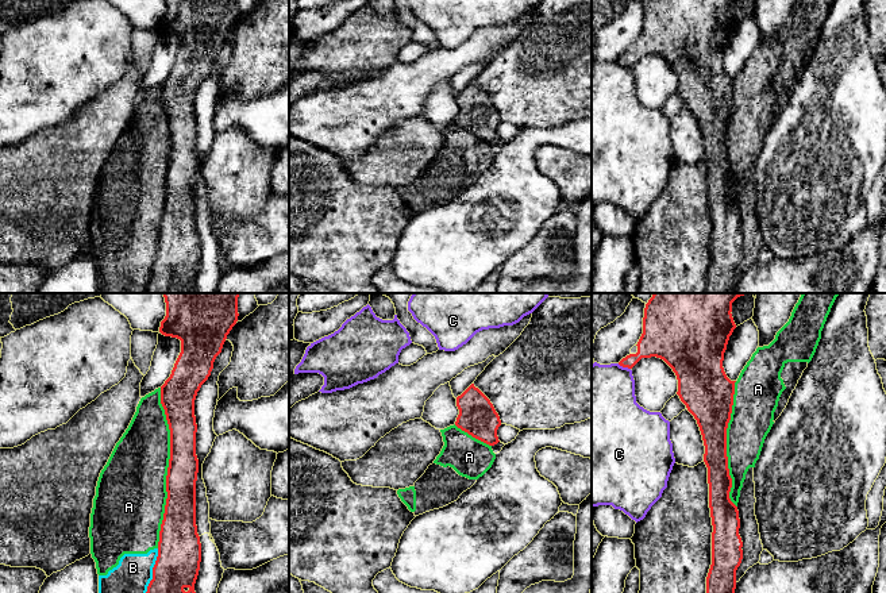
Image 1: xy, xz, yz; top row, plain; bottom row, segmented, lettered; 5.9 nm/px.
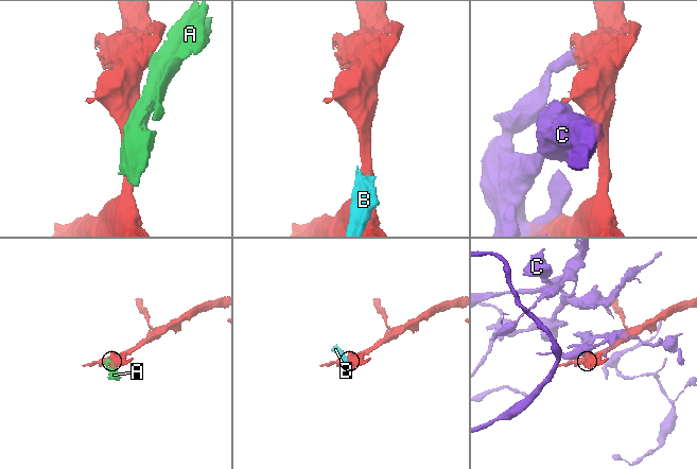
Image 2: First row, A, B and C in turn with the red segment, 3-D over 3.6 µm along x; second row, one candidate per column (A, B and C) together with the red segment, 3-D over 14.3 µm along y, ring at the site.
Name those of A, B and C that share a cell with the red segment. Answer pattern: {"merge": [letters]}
{"merge": []}

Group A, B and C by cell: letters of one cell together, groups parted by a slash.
A B / C

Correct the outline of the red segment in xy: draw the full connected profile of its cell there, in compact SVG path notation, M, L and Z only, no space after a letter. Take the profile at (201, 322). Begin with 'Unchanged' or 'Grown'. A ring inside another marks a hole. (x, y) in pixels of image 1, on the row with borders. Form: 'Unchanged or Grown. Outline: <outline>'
Unchanged. Outline: M163 293L166 316L159 332L181 340L181 353L170 377L161 386L161 404L170 430L170 459L166 475L166 505L159 531L158 557L146 593L196 593L201 562L201 543L196 525L196 455L194 400L208 380L227 335L238 321L239 293Z

